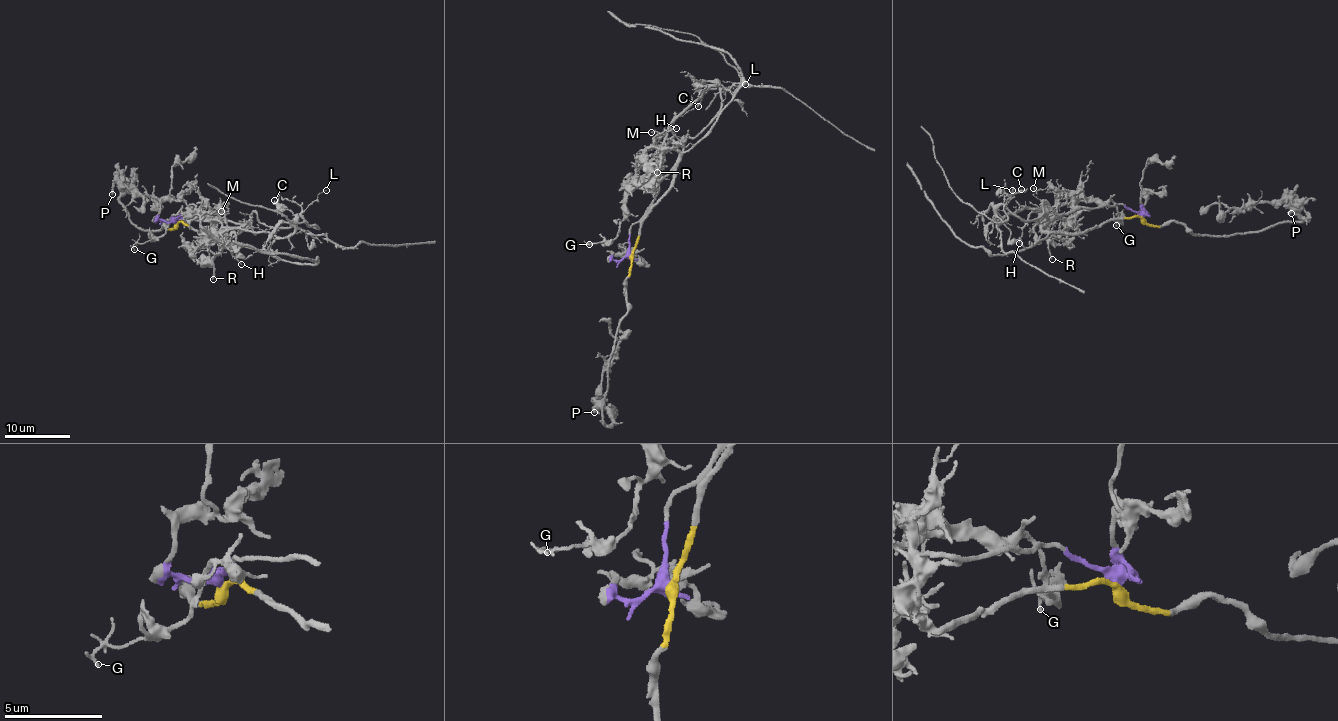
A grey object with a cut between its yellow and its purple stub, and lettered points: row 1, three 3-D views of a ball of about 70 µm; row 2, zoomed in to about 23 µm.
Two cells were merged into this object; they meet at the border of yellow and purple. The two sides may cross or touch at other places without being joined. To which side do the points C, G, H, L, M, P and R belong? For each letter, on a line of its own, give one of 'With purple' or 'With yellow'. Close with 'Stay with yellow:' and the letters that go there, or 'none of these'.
C: With purple
G: With purple
H: With yellow
L: With purple
M: With yellow
P: With yellow
R: With yellow
Stay with yellow: H, M, P, R

